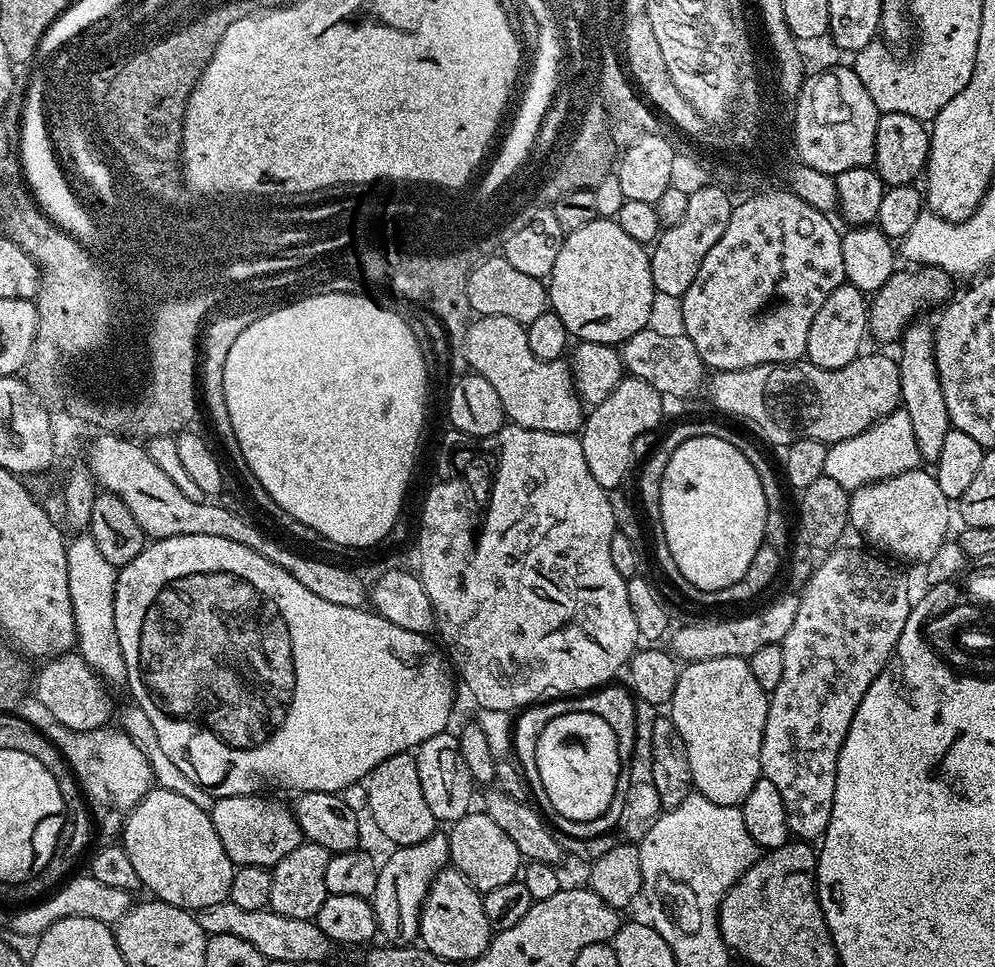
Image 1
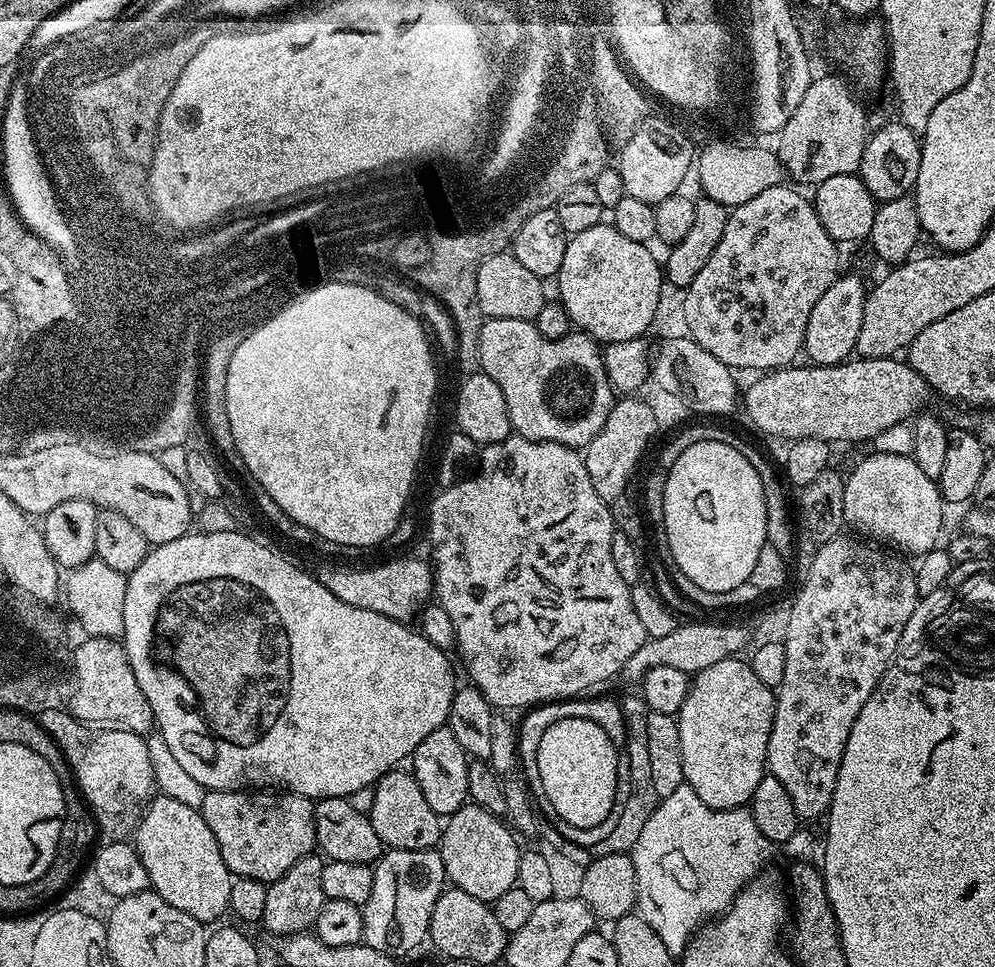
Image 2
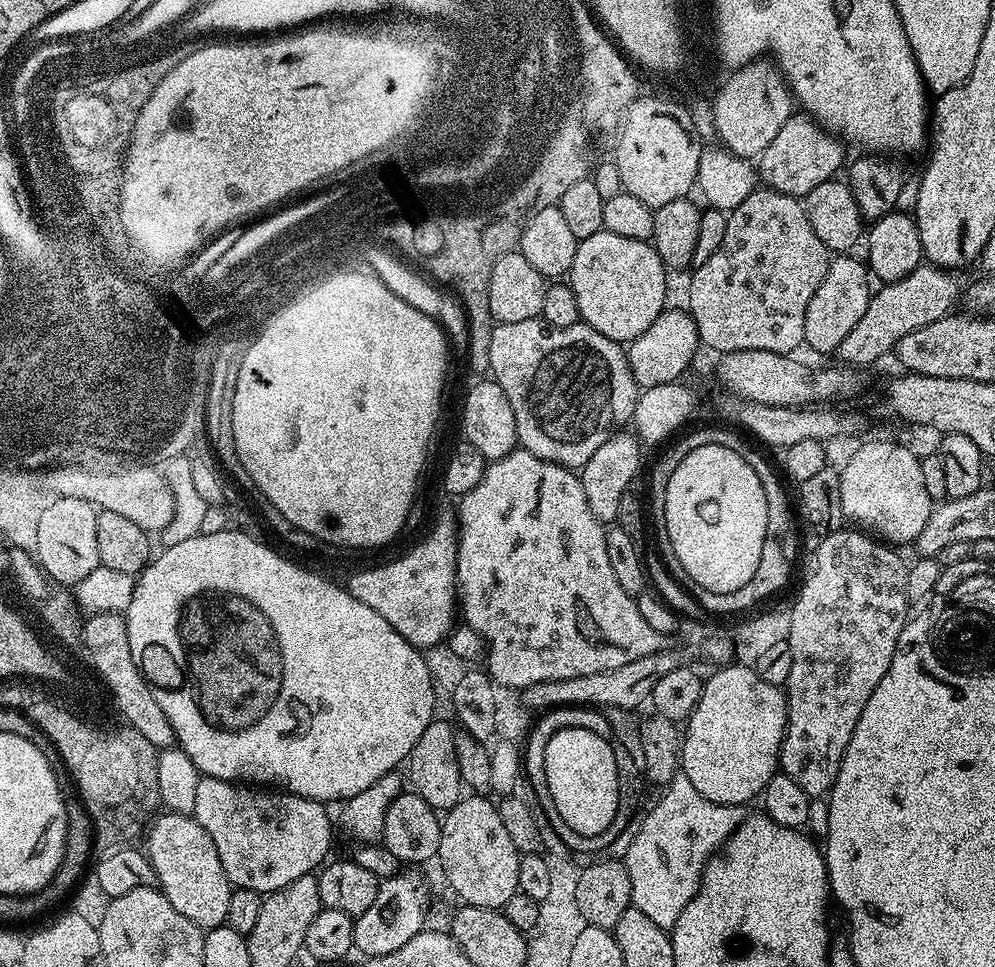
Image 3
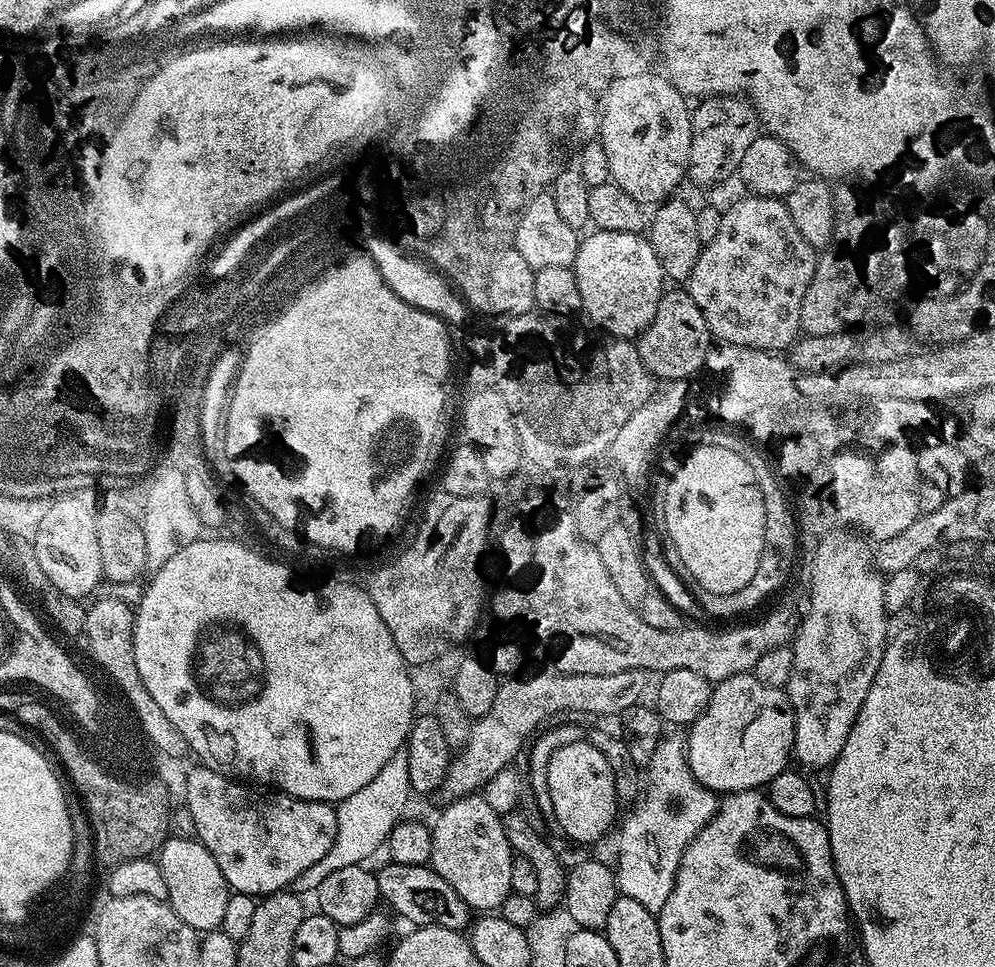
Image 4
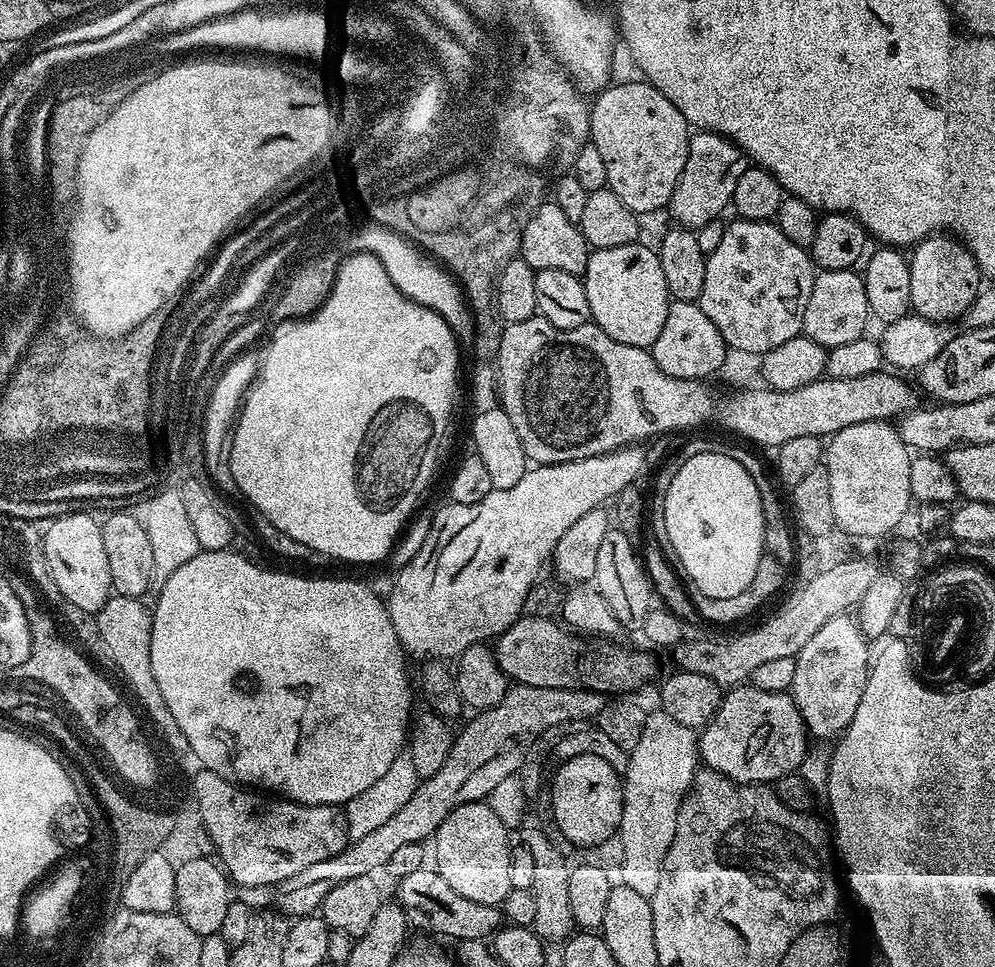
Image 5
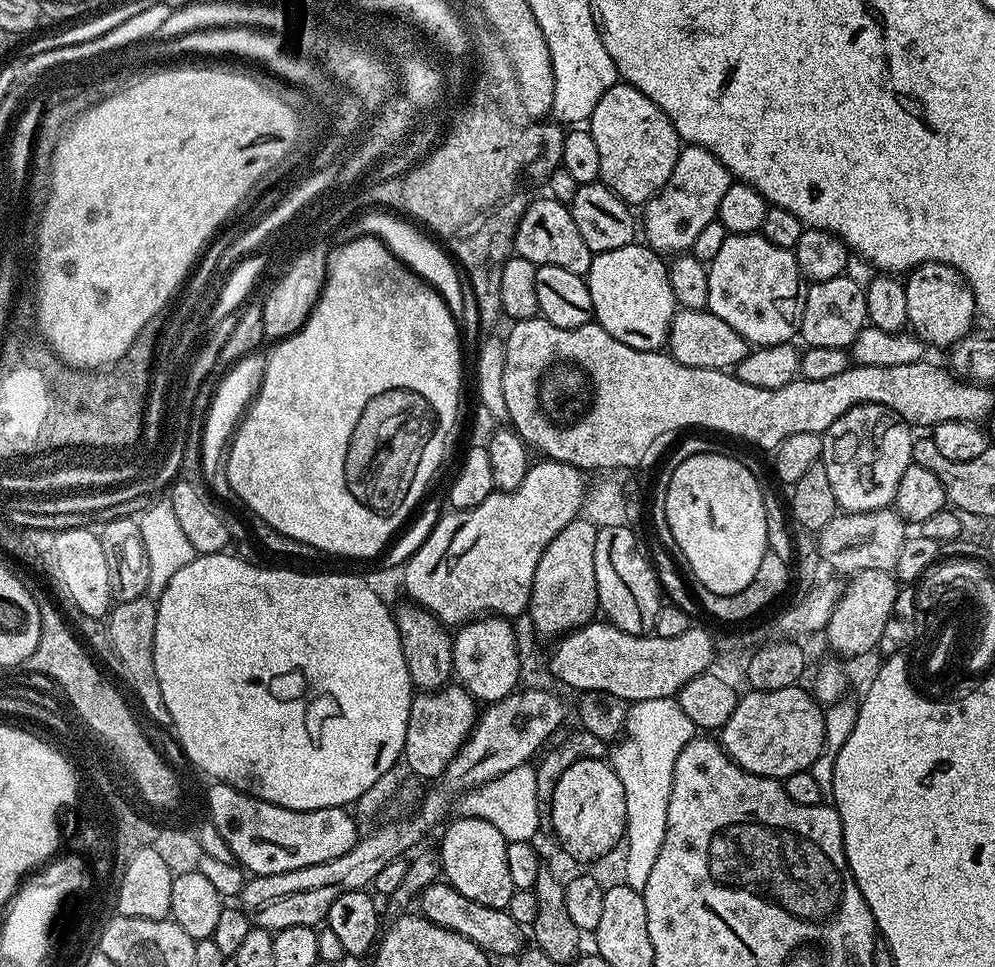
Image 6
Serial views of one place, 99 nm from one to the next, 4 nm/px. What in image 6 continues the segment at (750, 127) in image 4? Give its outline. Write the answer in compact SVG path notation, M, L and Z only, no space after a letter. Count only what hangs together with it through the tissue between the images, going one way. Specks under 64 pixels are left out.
M697 144L681 147L674 174L670 174L664 189L642 208L642 236L648 247L661 254L687 253L699 232L716 219L722 197L733 182L732 173L711 150Z

